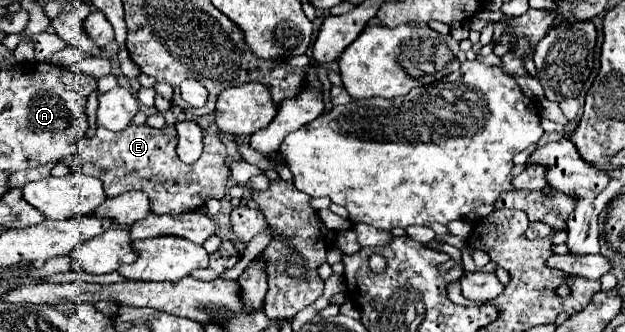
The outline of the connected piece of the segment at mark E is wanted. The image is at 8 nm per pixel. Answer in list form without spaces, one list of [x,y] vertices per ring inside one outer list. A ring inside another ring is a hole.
[[[130,124],[122,132],[110,132],[106,128],[96,128],[92,138],[86,138],[86,146],[78,146],[76,160],[78,168],[90,176],[104,182],[106,196],[118,196],[128,190],[142,190],[150,198],[150,210],[154,214],[182,214],[204,208],[210,198],[226,196],[226,178],[230,170],[226,168],[226,146],[216,134],[204,136],[204,152],[198,162],[182,164],[176,154],[178,136],[172,126],[162,130],[150,128],[146,124]],[[228,174],[228,176],[226,176]]]

